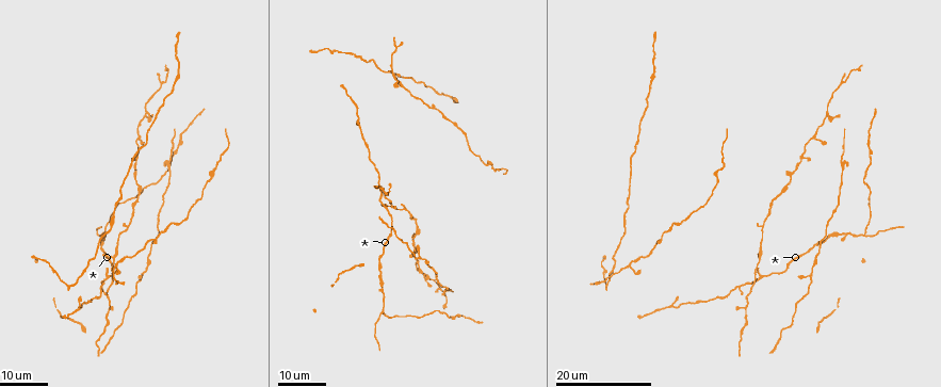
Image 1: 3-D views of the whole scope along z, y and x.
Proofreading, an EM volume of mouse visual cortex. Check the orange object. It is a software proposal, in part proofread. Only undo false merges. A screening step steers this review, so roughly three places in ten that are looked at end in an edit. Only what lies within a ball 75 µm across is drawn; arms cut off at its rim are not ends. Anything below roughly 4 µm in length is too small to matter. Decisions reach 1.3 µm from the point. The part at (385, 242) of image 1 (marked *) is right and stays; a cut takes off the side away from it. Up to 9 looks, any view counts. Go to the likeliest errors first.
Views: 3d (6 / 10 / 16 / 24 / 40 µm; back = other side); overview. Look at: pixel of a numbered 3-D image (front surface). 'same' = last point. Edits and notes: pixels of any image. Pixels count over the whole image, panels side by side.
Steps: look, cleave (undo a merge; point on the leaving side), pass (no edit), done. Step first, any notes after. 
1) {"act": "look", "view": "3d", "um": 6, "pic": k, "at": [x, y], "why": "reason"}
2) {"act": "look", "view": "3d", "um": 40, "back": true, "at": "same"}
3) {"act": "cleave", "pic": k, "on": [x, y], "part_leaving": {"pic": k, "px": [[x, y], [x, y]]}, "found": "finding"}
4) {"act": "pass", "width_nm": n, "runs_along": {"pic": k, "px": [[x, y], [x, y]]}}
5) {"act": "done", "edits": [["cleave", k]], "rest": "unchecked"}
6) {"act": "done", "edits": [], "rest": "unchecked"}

{"act": "look", "view": "3d", "um": 16, "pic": 1, "at": [754, 268], "why": "branch point"}

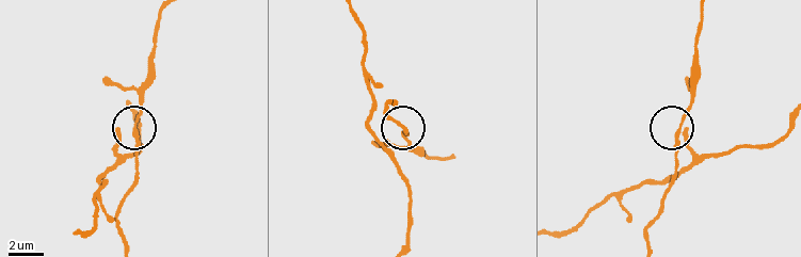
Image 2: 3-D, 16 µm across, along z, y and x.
{"act": "look", "view": "3d", "um": 10, "pic": 2, "at": [404, 138]}

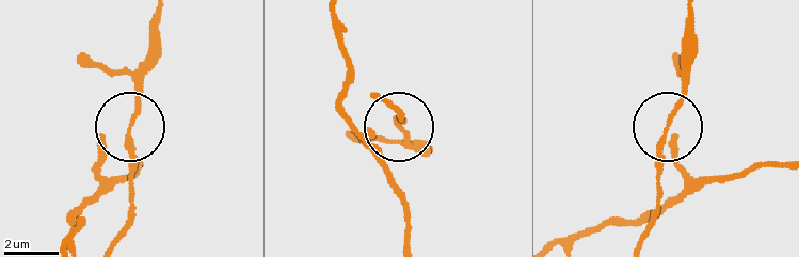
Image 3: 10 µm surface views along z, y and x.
{"act": "pass", "runs_along": {"pic": 3, "px": [[783, 164], [701, 178], [687, 171], [667, 134], [659, 196]]}, "found": "one cell here"}

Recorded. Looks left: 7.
{"act": "look", "view": "3d", "um": 16, "pic": 1, "at": [866, 235], "why": "two arms in line, one across"}

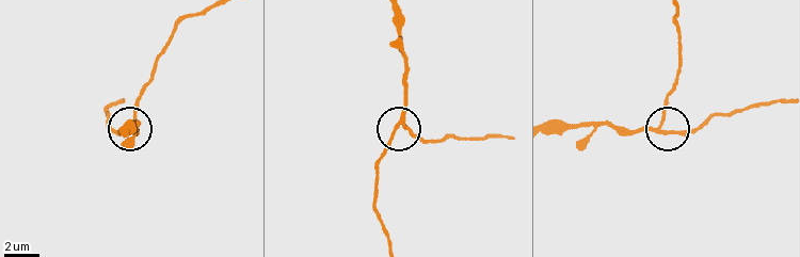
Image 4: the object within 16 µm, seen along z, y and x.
{"act": "look", "view": "3d", "um": 10, "pic": 4, "at": [659, 131], "why": "closer look"}

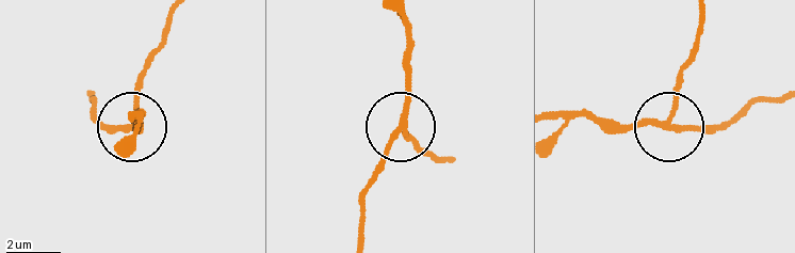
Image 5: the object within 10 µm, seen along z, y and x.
{"act": "pass", "width_nm": 180, "runs_along": {"pic": 5, "px": [[554, 121], [589, 113], [630, 127], [725, 127]]}, "found": "one cell here"}

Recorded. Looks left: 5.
{"act": "look", "view": "3d", "um": 16, "pic": 1, "at": [114, 265], "why": "branch point"}

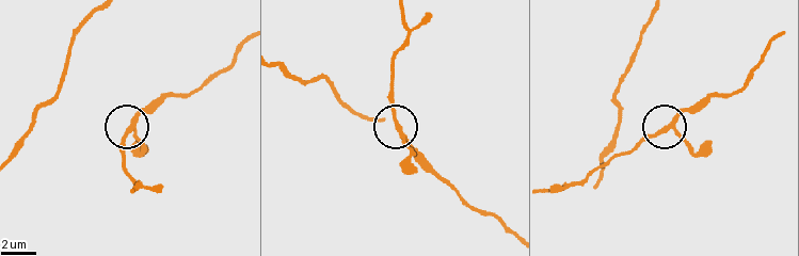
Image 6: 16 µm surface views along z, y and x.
{"act": "look", "view": "3d", "um": 10, "pic": 6, "at": [132, 123]}

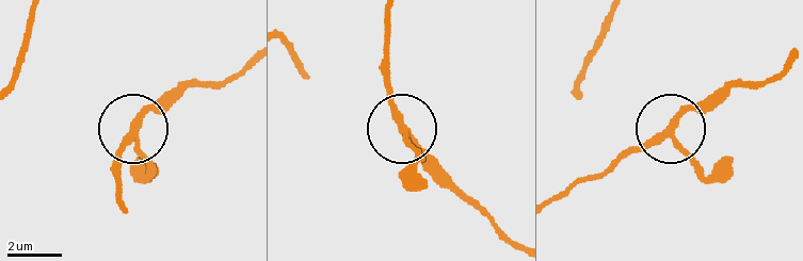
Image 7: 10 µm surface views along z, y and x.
{"act": "pass", "side_arm_um": 10, "found": "all the same cell"}

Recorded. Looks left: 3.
{"act": "look", "view": "3d", "um": 16, "pic": 1, "at": [169, 166]}

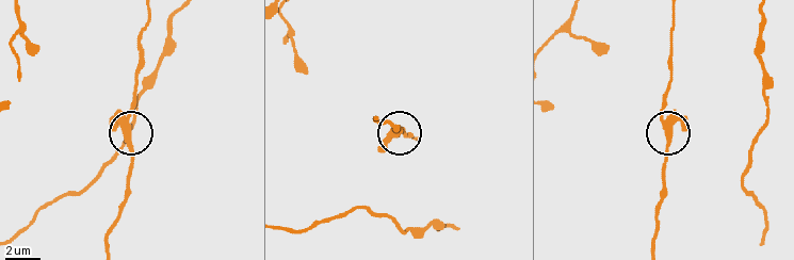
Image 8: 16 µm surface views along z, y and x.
{"act": "look", "view": "3d", "um": 10, "pic": 8, "at": [126, 134]}

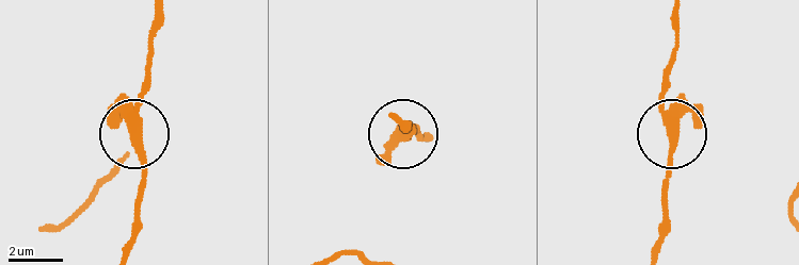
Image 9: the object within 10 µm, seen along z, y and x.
{"act": "pass", "found": "continuous, no second cell"}

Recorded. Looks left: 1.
{"act": "done", "edits": [], "rest": "unchecked"}

